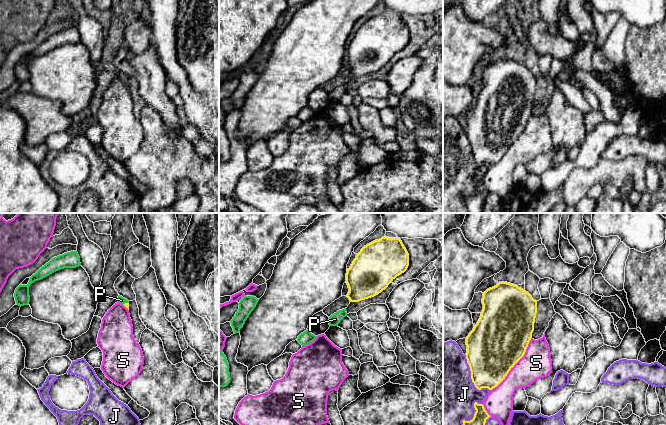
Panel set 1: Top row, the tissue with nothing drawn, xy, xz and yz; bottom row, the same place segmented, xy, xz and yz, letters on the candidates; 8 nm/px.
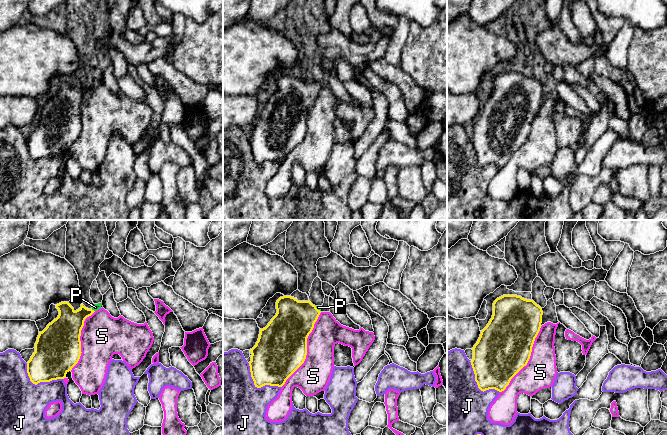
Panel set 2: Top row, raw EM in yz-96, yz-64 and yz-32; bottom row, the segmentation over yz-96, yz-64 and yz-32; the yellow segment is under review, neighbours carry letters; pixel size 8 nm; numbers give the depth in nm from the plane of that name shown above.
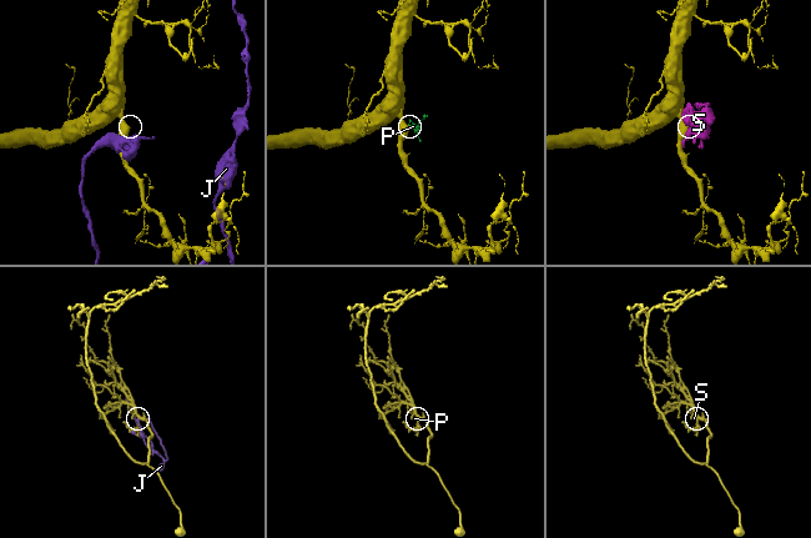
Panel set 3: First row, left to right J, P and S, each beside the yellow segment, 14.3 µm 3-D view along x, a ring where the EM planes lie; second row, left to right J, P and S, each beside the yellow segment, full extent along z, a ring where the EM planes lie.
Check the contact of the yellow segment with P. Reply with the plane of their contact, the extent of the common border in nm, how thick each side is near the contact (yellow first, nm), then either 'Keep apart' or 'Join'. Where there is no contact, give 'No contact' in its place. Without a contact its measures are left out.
Touches yellow in xy. Shared border 40 nm. Thickness 40 nm (yellow) against 50 nm. Join

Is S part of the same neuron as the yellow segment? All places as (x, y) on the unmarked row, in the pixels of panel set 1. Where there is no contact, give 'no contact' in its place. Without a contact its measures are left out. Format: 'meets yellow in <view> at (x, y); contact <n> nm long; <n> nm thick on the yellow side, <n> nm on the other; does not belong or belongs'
meets yellow in yz at (514, 140); contact 550 nm long; 460 nm thick on the yellow side, 240 nm on the other; does not belong

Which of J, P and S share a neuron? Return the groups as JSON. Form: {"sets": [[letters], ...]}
{"sets": [["J"], ["P"], ["S"]]}

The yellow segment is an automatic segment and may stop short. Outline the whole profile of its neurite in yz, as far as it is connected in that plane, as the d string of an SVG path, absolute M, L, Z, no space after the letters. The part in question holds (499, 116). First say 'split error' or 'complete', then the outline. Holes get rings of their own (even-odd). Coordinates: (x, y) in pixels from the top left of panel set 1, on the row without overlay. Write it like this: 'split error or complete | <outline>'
complete | M499 58L483 69L482 80L481 92L466 114L466 135L475 163L492 166L524 132L534 107L537 77L517 61Z

